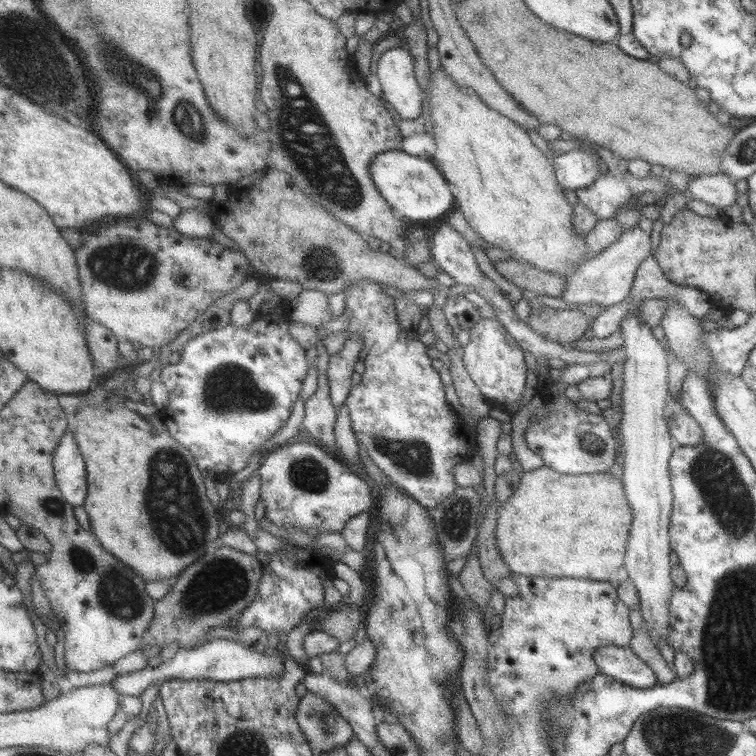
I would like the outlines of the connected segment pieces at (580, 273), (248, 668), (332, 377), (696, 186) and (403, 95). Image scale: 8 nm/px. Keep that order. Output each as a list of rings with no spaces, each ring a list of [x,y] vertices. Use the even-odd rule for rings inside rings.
[[[636,225],[624,230],[608,248],[591,259],[580,263],[573,273],[565,275],[565,289],[559,296],[562,305],[580,307],[586,304],[601,305],[603,308],[622,302],[630,294],[638,267],[651,255],[650,233]]]
[[[218,638],[204,640],[200,645],[192,648],[181,648],[175,654],[172,661],[161,663],[158,667],[146,667],[131,673],[118,675],[109,686],[124,696],[139,696],[150,686],[161,685],[163,682],[172,679],[192,680],[208,679],[220,682],[232,680],[243,680],[243,678],[272,678],[284,674],[284,659],[276,655],[262,654],[256,652],[251,646],[242,644],[234,639]]]
[[[352,333],[346,340],[344,348],[331,356],[327,378],[330,388],[330,400],[336,410],[340,410],[344,403],[347,402],[347,396],[350,394],[352,387],[352,375],[355,372],[354,366],[358,362],[362,353],[362,342],[360,335]]]
[[[722,173],[692,177],[686,192],[693,199],[702,200],[710,206],[725,209],[735,203],[737,190],[733,178]]]
[[[401,47],[386,50],[377,62],[383,96],[398,119],[421,118],[425,93],[416,79],[415,58]]]

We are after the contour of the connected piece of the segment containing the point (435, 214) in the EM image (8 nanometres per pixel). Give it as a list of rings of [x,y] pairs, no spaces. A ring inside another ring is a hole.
[[[401,150],[387,151],[376,154],[369,164],[369,171],[386,202],[410,223],[423,224],[426,220],[436,220],[442,214],[450,213],[452,204],[456,203],[453,187],[432,159],[412,156]]]

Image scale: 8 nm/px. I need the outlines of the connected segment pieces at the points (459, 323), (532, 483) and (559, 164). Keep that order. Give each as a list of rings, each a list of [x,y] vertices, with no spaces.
[[[465,296],[447,297],[443,311],[451,326],[454,339],[461,331],[468,331],[479,320],[483,319],[480,309]]]
[[[544,465],[530,472],[521,474],[520,482],[516,492],[512,494],[504,503],[504,506],[499,510],[495,537],[497,547],[499,548],[503,561],[508,565],[512,573],[530,577],[570,577],[570,578],[586,578],[588,580],[609,581],[615,577],[620,567],[625,566],[625,554],[627,553],[627,540],[630,536],[631,524],[633,523],[632,508],[628,506],[624,494],[624,486],[621,479],[616,478],[611,473],[596,473],[596,474],[560,474],[548,466]]]
[[[570,150],[550,159],[558,184],[572,191],[588,188],[600,175],[600,158],[588,150]]]

